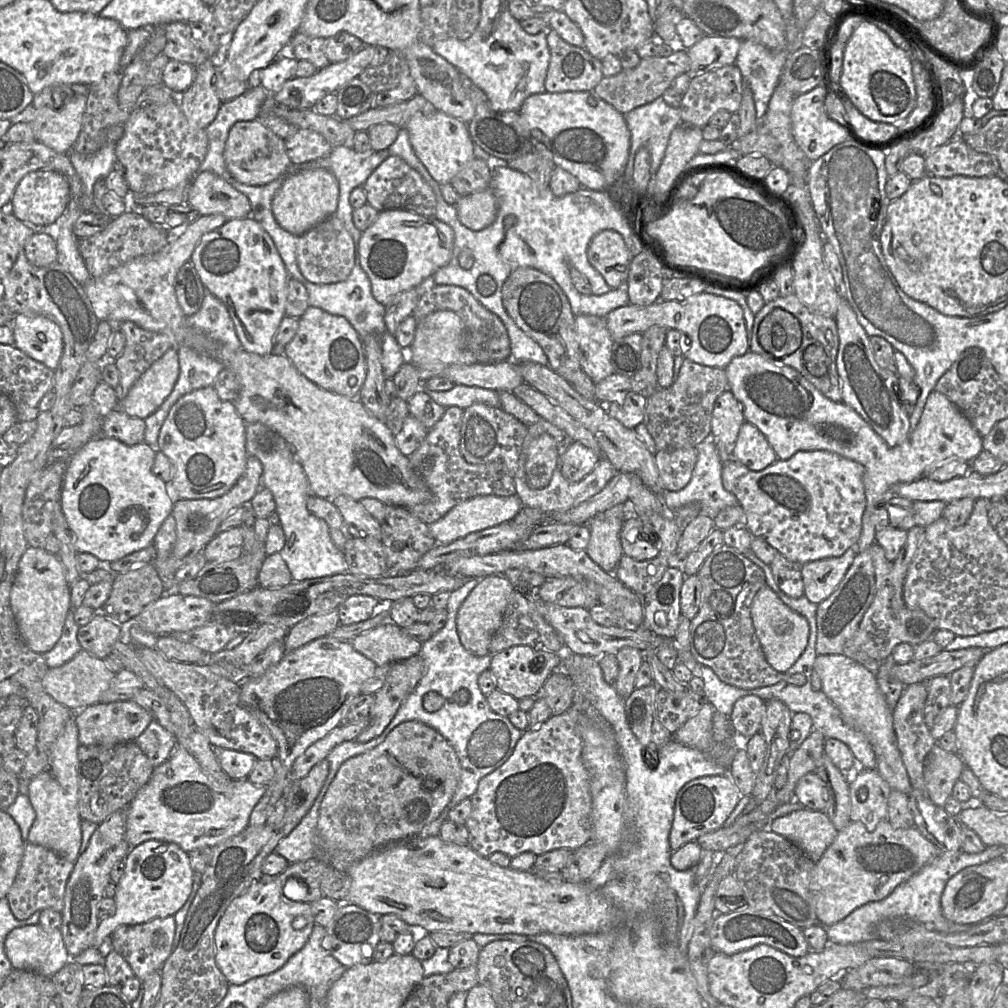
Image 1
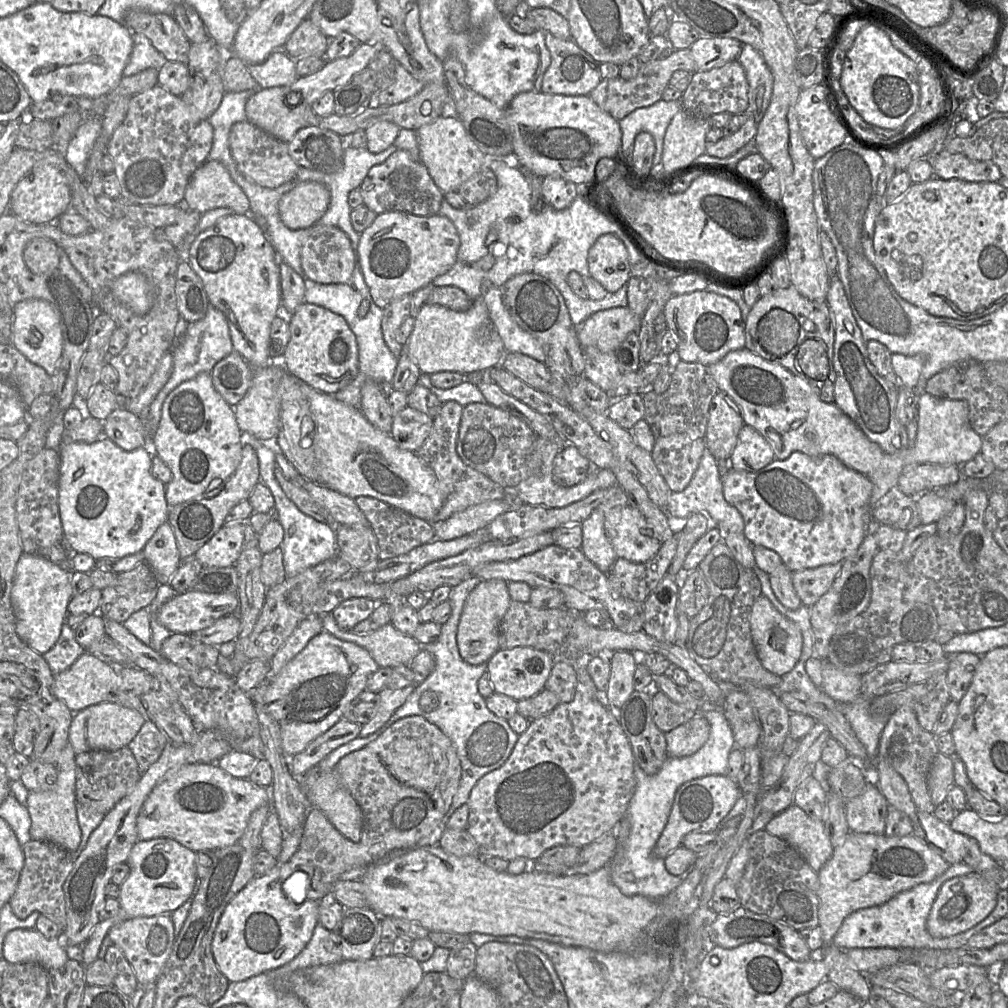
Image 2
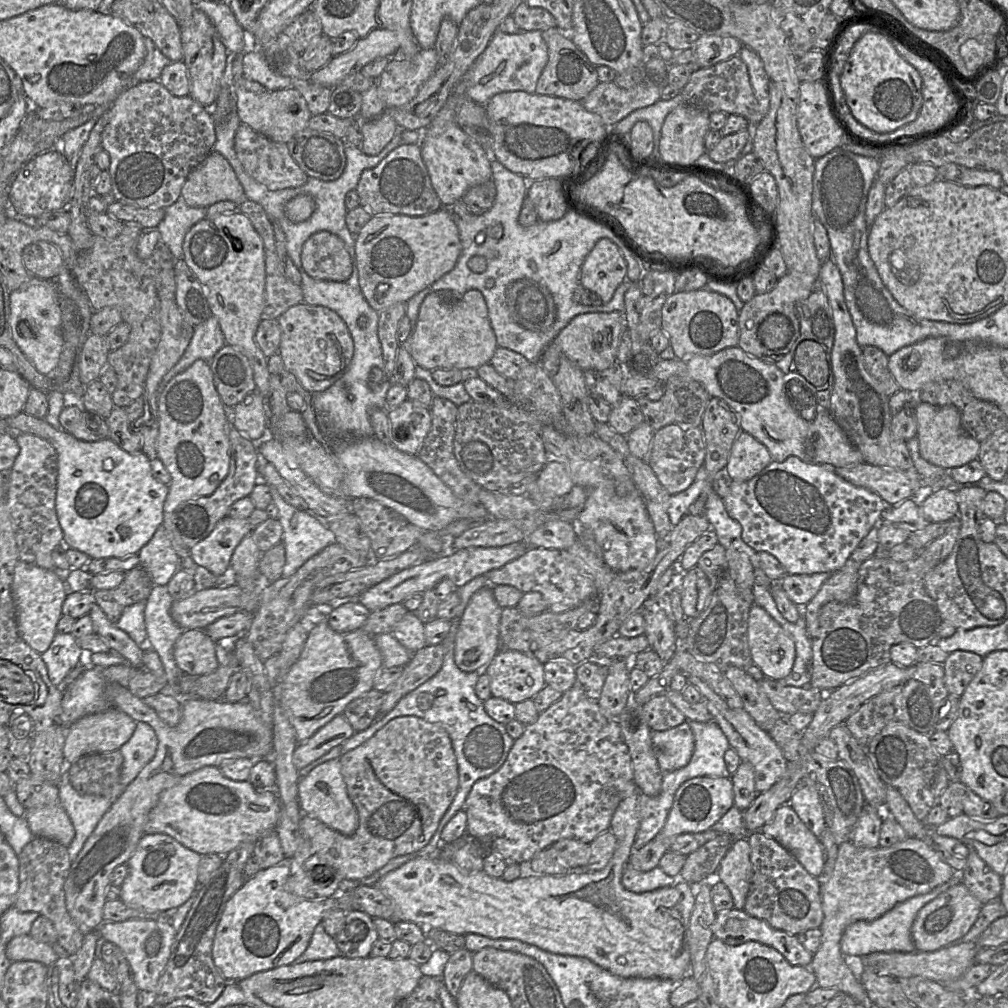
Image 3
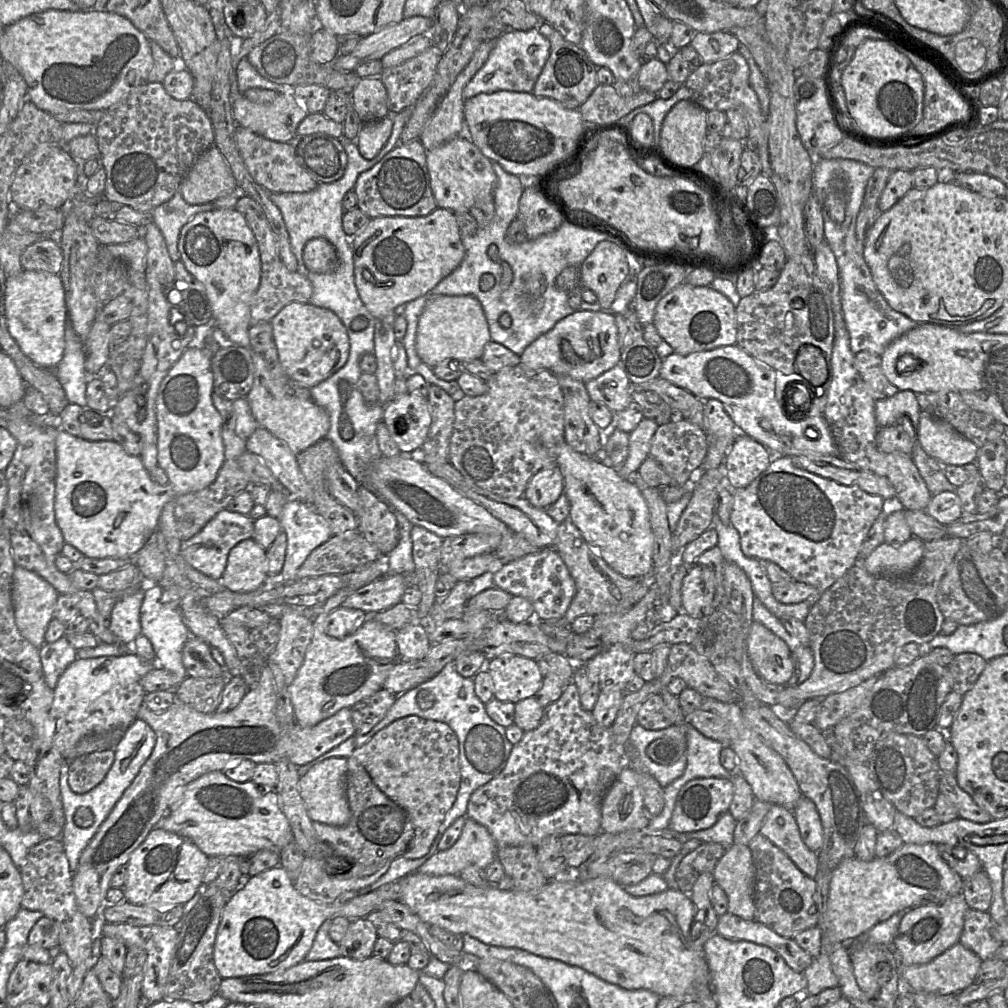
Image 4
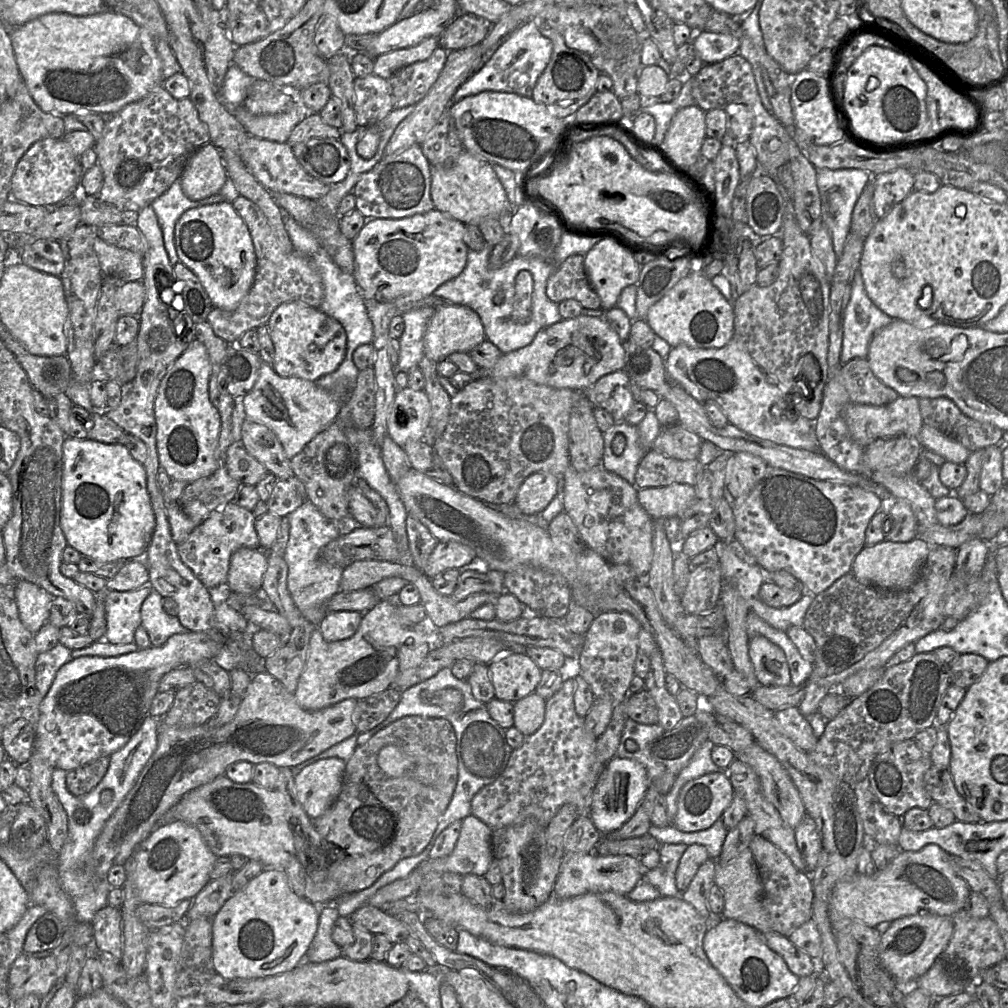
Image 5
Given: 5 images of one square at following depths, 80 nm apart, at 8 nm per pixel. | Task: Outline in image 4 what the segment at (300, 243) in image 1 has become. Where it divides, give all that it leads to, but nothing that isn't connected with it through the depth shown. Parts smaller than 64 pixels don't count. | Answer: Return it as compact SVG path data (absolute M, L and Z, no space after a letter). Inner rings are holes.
M324 238L309 240L304 246L302 257L306 268L318 274L331 273L339 266L334 246Z

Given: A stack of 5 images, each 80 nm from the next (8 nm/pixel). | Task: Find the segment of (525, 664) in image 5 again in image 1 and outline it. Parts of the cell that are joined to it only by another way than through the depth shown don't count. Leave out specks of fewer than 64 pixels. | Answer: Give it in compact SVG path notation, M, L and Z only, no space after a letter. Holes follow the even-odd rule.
M527 645L512 646L492 655L490 670L496 682L496 688L517 700L537 697L541 694L548 677L562 668L563 654L538 650Z

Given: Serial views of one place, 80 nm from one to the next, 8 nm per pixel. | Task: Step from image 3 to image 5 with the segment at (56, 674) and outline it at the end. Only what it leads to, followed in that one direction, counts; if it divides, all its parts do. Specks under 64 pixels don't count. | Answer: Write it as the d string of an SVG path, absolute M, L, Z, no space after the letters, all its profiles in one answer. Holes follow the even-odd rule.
M58 643L53 649L38 654L35 664L35 686L42 697L48 693L58 670L69 661L72 650Z

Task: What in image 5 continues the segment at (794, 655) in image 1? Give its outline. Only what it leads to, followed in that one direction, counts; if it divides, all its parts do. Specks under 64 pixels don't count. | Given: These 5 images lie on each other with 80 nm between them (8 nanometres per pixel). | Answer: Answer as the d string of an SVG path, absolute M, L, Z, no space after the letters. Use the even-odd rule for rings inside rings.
M758 635L749 639L748 655L761 686L791 684L790 669L785 653L768 638Z

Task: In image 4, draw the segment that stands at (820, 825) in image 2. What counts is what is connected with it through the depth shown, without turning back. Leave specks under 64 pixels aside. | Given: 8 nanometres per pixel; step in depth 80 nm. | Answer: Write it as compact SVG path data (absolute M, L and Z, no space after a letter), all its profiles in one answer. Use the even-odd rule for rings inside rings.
M772 805L759 833L780 848L806 876L815 878L819 869L818 853L811 851L803 842L793 812L781 806Z

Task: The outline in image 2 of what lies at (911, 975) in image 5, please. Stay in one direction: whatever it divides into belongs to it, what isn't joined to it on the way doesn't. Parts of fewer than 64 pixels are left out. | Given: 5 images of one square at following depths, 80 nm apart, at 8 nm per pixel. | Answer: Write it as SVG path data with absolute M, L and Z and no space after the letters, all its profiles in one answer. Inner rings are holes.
M975 872L947 880L932 905L926 922L927 931L935 938L946 938L971 929L995 908L999 890L994 881Z

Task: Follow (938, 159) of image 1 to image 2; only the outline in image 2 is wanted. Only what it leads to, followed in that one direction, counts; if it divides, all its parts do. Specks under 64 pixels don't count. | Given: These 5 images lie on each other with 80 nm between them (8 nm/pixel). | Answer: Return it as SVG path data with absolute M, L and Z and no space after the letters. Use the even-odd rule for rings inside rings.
M940 150L930 157L933 176L943 179L960 179L967 182L998 182L1002 177L999 168L991 161L972 161L962 154Z

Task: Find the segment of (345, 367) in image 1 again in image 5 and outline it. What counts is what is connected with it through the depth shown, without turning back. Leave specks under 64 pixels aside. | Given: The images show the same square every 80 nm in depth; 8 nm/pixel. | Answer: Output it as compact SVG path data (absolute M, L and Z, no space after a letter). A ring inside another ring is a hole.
M300 301L277 306L266 323L274 346L273 370L281 377L315 381L335 371L345 358L347 336L334 318Z

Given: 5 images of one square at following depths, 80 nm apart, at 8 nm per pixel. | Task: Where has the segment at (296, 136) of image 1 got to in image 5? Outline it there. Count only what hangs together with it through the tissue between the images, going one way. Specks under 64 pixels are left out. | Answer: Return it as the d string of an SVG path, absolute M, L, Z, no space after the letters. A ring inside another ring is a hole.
M313 137L292 147L300 166L325 184L344 180L350 168L350 157L340 139Z

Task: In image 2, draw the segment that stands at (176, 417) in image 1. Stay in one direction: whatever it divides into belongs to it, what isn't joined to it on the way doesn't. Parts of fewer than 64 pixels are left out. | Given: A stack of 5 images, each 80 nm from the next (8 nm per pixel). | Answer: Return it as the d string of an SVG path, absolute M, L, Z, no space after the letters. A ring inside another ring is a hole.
M200 373L172 390L164 401L161 420L152 441L152 451L172 472L171 481L166 484L169 508L192 499L212 498L218 495L240 464L245 442L246 436L238 426L235 408L216 391L211 373Z

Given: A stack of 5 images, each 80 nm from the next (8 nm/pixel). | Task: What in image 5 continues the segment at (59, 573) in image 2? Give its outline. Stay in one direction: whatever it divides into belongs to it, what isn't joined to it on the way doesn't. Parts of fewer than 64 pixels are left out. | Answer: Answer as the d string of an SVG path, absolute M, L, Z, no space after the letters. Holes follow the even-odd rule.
M17 580L15 598L21 622L32 634L37 633L48 622L54 597L31 582Z

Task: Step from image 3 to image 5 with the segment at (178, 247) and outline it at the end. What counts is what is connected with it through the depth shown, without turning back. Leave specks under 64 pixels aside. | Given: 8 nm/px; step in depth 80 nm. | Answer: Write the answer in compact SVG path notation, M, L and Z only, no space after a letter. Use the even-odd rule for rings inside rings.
M177 179L169 189L161 196L157 197L151 204L164 239L164 246L172 265L180 261L175 247L175 225L181 215L195 207L210 205L226 201L224 197L217 193L202 200L191 200L183 192L180 179Z

